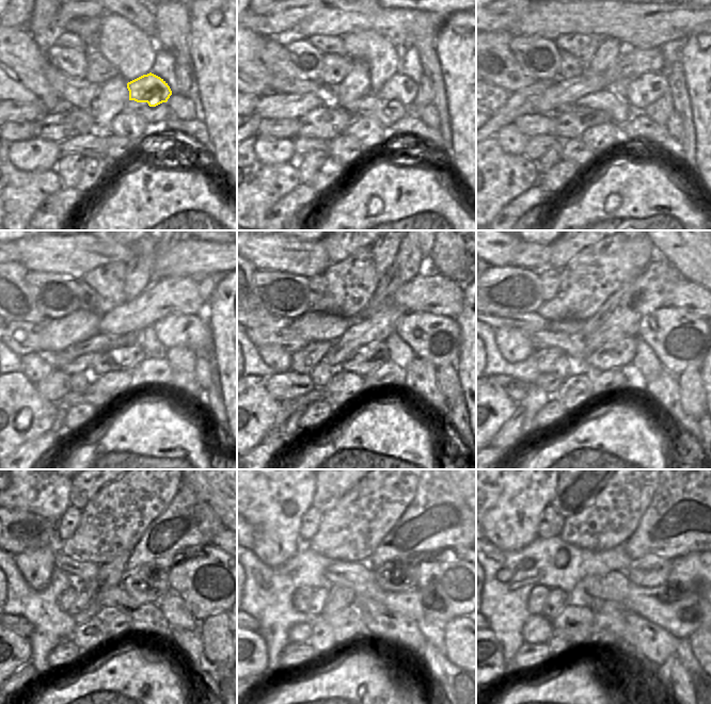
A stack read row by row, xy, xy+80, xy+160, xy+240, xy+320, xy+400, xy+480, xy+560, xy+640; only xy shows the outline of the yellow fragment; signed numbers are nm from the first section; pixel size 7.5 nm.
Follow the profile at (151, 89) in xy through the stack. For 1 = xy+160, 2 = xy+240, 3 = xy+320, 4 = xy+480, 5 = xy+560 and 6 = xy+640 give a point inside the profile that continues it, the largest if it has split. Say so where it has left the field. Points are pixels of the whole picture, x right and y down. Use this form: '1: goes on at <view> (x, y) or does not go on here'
1: goes on at xy+160 (645, 90)
2: goes on at xy+240 (193, 332)
3: goes on at xy+320 (437, 338)
4: goes on at xy+480 (208, 579)
5: goes on at xy+560 (454, 580)
6: goes on at xy+640 (693, 573)

